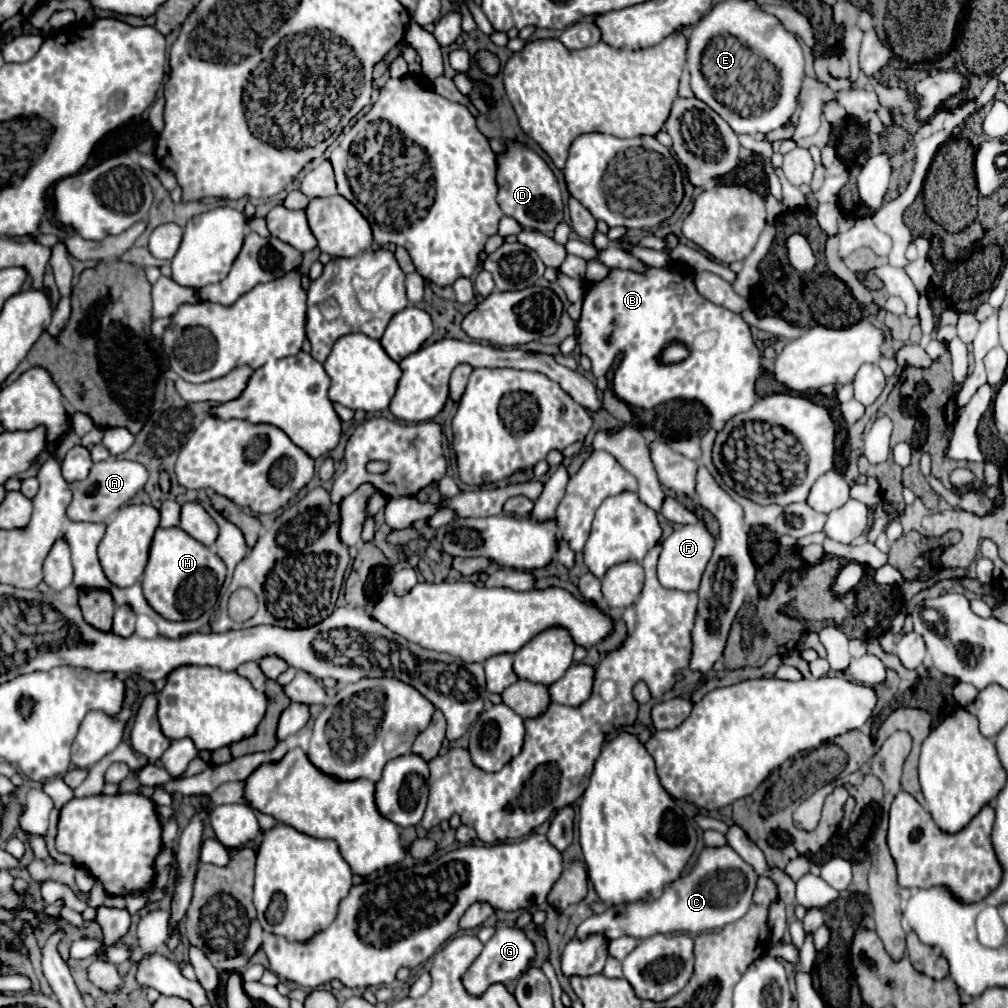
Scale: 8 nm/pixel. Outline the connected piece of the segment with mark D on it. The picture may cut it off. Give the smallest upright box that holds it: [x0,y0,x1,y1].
[496,142,564,234]

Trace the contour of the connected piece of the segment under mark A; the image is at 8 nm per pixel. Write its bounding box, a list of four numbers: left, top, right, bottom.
[66,460,148,522]

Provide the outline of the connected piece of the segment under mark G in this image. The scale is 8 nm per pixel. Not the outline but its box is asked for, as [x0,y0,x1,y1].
[462,926,534,994]

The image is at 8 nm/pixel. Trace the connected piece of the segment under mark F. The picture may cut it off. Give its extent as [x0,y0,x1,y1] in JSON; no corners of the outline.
[658,524,714,590]

